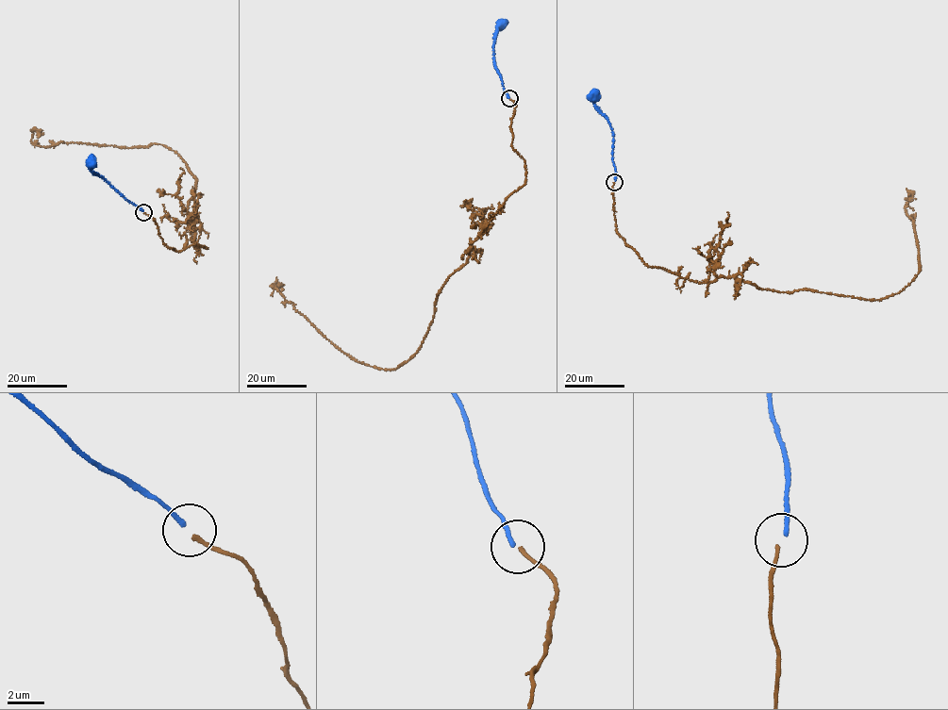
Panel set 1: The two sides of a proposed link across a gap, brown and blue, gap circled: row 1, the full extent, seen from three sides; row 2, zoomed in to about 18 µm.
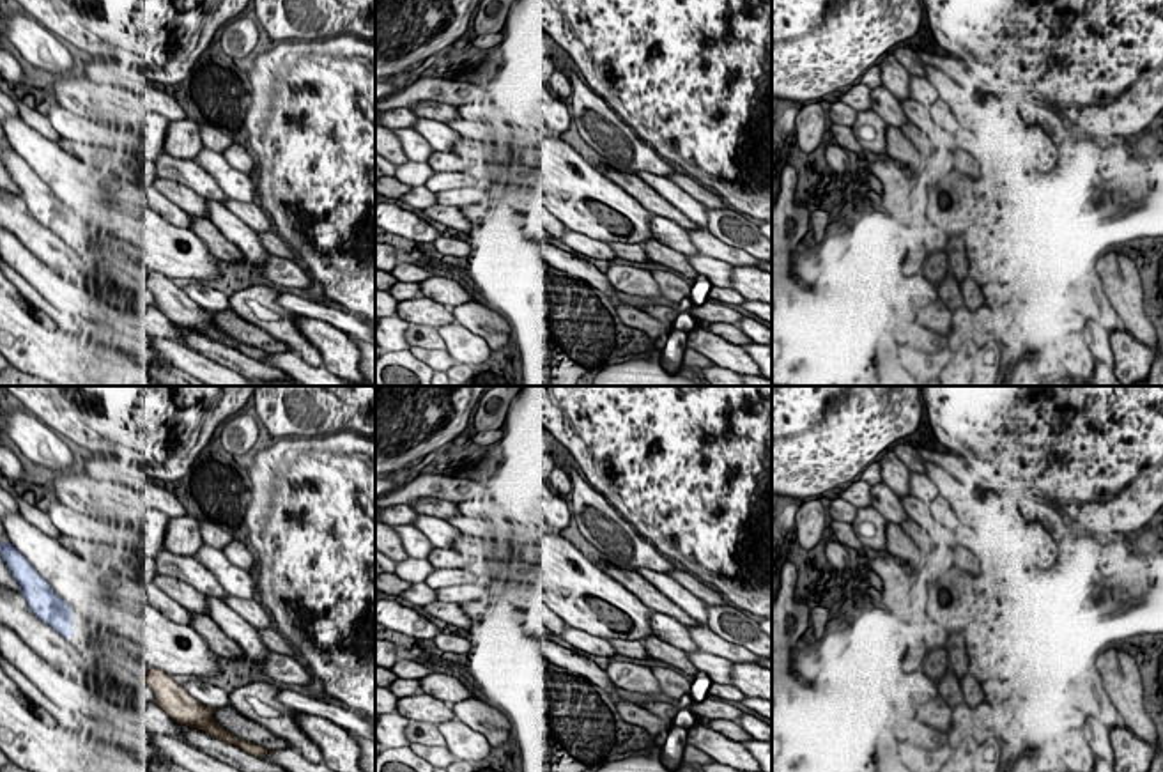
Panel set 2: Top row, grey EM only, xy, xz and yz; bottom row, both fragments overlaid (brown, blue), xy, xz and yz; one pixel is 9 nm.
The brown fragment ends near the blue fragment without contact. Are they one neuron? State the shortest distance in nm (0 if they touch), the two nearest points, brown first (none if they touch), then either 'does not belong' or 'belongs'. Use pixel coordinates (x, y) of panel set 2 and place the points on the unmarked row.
750 nm | xy (147, 275), (71, 238) | does not belong

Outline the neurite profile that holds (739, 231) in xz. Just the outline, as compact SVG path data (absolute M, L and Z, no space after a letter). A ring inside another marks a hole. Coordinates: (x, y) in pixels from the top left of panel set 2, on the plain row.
M731 207L708 209L706 230L729 246L740 248L758 260L772 262L772 241L761 235L759 223Z

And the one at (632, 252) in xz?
M609 243L618 259L630 262L651 262L639 243Z

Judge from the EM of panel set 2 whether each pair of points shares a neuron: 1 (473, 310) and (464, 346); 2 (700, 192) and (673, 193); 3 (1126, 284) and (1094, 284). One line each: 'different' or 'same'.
1: different
2: different
3: different

